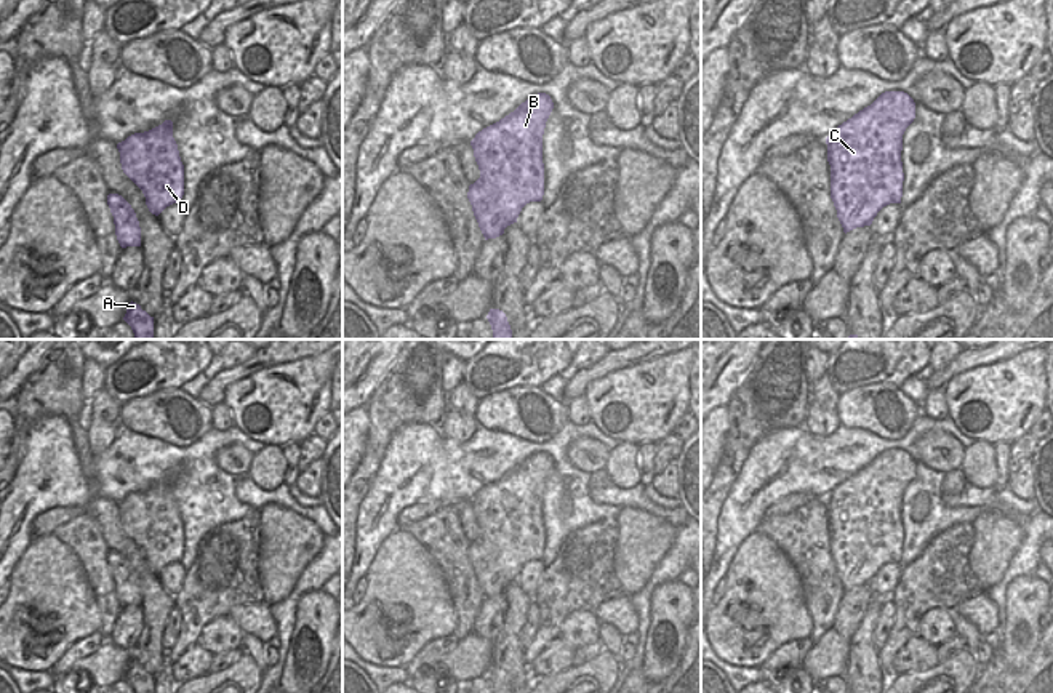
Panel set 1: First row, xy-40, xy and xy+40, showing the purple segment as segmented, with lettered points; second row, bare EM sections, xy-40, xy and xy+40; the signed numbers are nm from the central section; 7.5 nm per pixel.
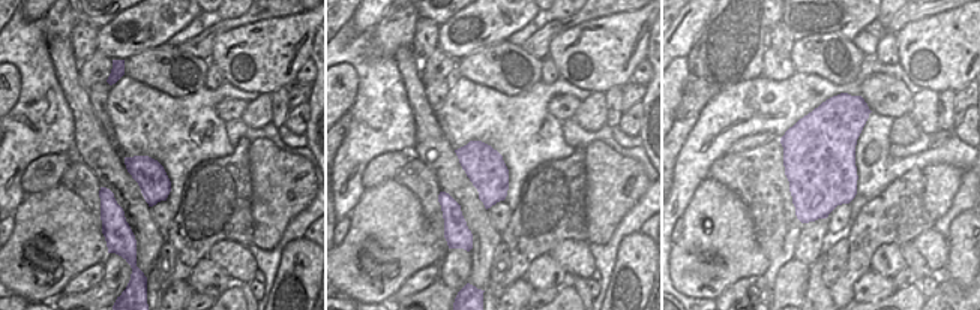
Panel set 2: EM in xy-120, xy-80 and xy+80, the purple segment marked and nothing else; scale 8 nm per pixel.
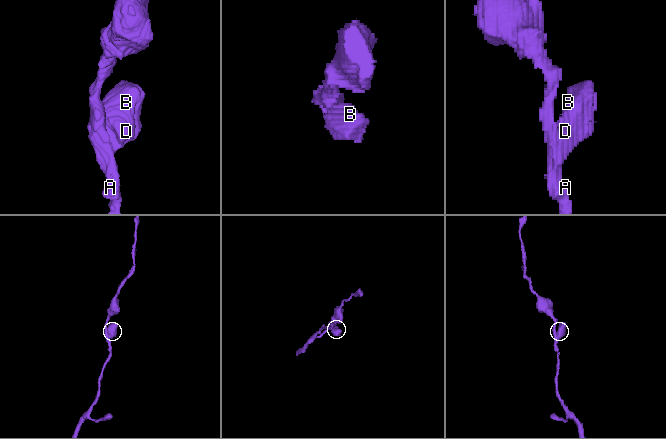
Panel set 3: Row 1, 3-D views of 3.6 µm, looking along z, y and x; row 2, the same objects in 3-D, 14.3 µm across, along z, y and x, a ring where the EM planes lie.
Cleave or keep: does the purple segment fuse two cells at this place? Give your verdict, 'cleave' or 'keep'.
keep

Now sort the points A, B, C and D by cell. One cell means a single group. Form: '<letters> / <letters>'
A B C D

